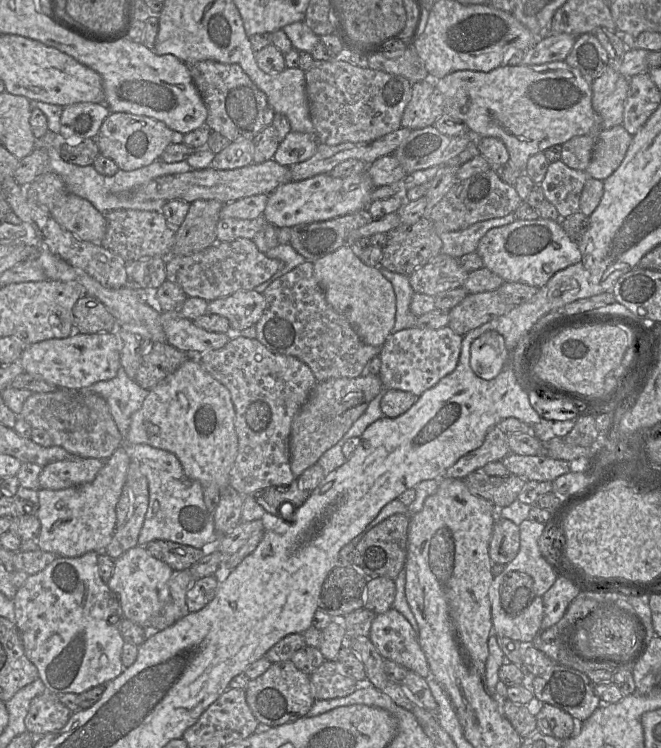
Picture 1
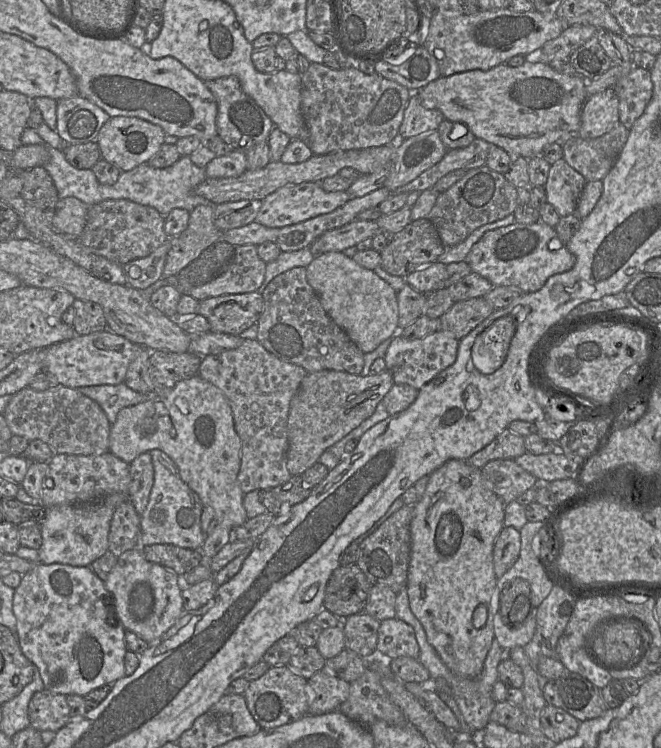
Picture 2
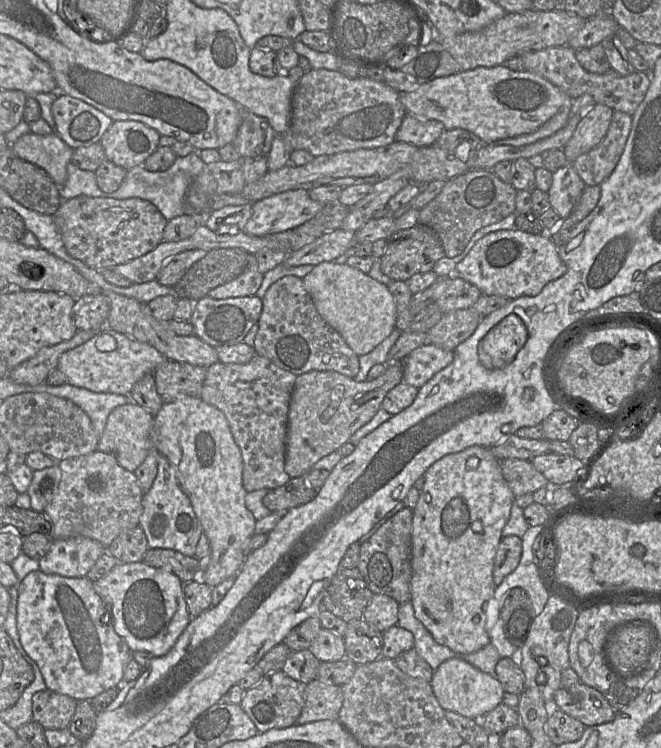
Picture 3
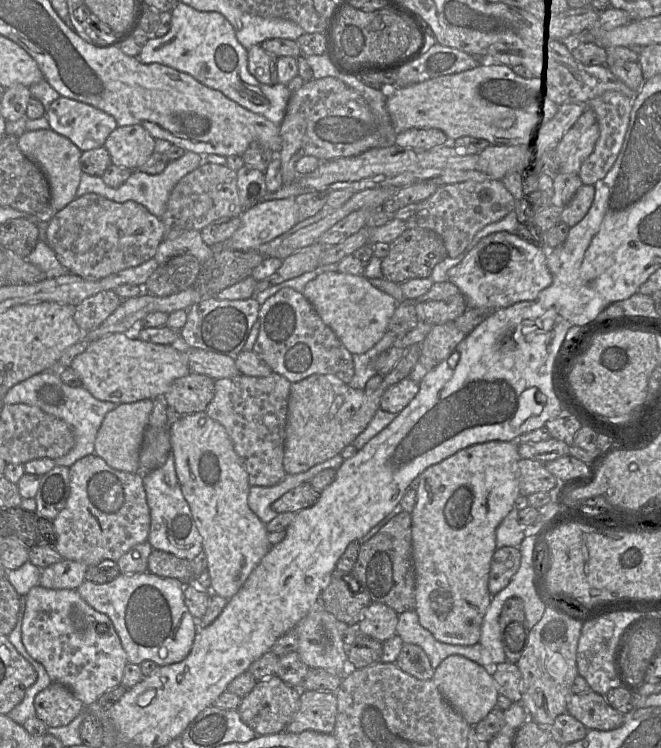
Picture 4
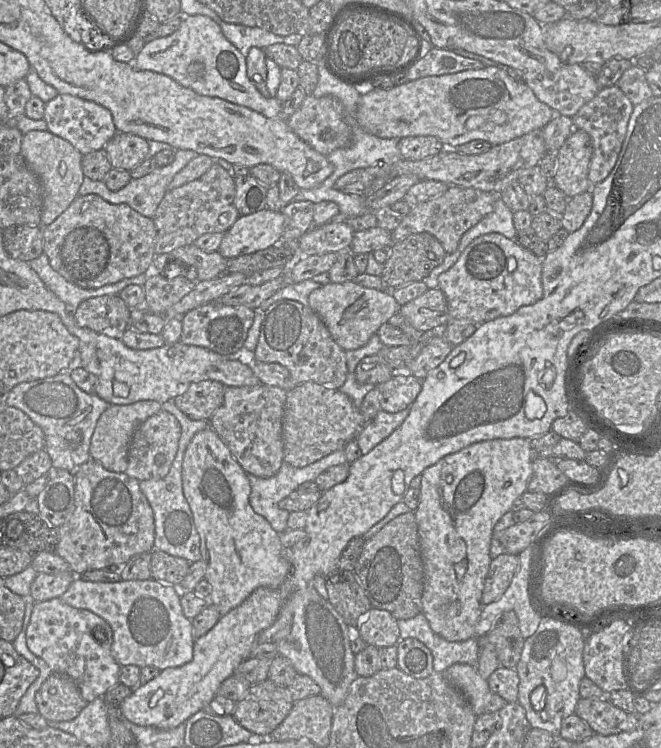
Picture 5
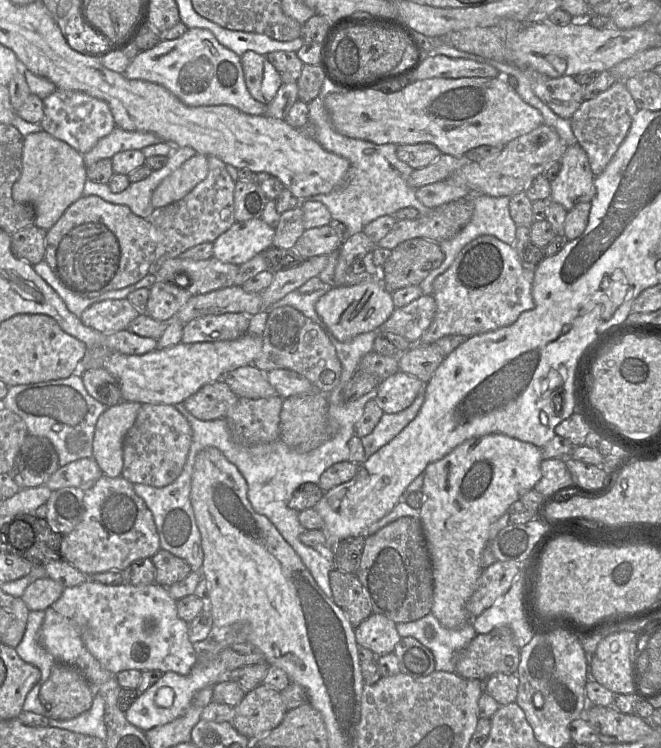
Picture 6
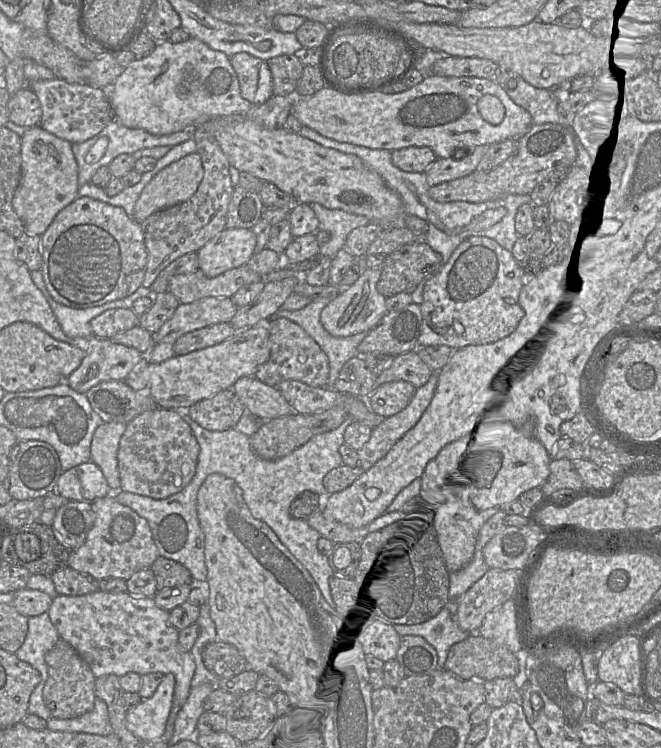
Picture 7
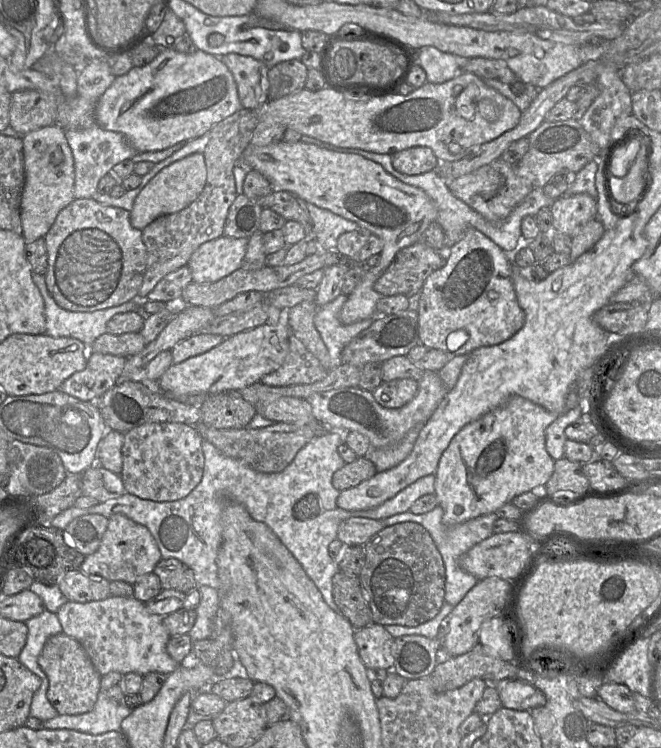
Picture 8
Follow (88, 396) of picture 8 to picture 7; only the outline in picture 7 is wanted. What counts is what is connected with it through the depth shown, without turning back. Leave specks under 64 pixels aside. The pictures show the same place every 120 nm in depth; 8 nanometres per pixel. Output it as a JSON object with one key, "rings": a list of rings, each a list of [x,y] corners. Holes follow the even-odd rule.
{"rings":[[[91,336],[86,342],[82,363],[66,382],[73,390],[86,394],[100,382],[125,380],[144,362],[146,355],[135,348],[114,343],[109,338]]]}

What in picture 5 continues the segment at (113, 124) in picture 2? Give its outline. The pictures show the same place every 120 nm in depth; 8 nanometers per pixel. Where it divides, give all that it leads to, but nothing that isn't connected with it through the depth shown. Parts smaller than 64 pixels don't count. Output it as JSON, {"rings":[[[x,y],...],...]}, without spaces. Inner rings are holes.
{"rings":[[[118,132],[105,145],[111,166],[131,171],[149,156],[149,141],[132,133]]]}

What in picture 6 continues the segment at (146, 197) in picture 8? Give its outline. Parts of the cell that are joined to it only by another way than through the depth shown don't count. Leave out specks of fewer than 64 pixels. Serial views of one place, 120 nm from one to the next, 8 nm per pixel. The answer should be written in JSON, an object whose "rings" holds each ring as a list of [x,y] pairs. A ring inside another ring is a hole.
{"rings":[[[195,154],[160,182],[151,197],[153,208],[160,208],[184,198],[207,174],[207,157]]]}

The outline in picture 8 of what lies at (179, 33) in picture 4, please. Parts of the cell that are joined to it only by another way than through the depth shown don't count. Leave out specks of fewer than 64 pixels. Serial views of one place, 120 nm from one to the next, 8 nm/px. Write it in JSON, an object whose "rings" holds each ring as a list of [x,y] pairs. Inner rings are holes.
{"rings":[[[161,49],[158,55],[147,65],[142,67],[132,67],[126,74],[116,77],[112,84],[106,89],[103,95],[97,100],[95,106],[95,120],[102,128],[119,132],[128,140],[137,152],[159,151],[169,148],[183,140],[193,140],[206,134],[215,124],[239,111],[242,105],[239,101],[237,86],[233,75],[224,65],[220,58],[196,50],[193,53],[181,53],[175,49]]]}

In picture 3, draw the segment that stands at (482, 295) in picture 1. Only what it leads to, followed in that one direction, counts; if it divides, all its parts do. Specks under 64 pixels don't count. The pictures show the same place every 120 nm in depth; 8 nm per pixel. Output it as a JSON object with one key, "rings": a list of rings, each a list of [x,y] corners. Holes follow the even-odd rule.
{"rings":[[[473,308],[444,313],[438,323],[428,331],[428,342],[454,351],[474,333],[482,318]]]}

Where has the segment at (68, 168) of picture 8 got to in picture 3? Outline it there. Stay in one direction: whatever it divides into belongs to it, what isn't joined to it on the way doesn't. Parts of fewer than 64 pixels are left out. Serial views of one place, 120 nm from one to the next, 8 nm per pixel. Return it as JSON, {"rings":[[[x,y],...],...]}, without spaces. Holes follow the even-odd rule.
{"rings":[[[55,132],[48,135],[28,133],[10,144],[11,150],[18,158],[44,169],[55,184],[62,186],[67,178],[67,165],[71,162],[73,150]]]}

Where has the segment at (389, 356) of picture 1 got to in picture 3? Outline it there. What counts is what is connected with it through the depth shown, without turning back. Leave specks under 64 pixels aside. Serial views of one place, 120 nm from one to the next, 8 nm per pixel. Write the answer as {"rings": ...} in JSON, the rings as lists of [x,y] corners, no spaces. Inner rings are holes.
{"rings":[[[426,343],[412,350],[403,361],[403,381],[421,388],[437,372],[447,367],[454,358],[453,351]]]}

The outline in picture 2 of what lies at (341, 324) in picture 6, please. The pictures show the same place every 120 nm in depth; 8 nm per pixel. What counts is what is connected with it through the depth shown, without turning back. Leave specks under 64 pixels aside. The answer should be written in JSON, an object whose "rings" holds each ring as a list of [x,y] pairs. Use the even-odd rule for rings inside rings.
{"rings":[[[342,251],[315,257],[306,267],[306,278],[328,316],[364,354],[398,333],[397,292],[373,270],[358,265]]]}

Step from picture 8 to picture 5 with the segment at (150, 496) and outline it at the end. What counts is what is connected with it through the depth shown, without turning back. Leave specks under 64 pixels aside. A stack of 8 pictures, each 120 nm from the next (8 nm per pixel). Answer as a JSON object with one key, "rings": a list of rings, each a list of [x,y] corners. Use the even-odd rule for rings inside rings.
{"rings":[[[160,410],[141,423],[128,447],[128,466],[125,473],[139,481],[164,478],[176,457],[181,437],[181,426],[169,412]]]}

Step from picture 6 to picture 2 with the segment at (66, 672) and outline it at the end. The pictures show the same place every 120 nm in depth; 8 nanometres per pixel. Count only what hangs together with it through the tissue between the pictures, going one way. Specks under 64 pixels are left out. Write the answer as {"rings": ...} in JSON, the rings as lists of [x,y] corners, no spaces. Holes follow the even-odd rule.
{"rings":[[[43,689],[32,696],[28,714],[30,726],[34,729],[56,732],[70,720],[70,707],[66,695]]]}

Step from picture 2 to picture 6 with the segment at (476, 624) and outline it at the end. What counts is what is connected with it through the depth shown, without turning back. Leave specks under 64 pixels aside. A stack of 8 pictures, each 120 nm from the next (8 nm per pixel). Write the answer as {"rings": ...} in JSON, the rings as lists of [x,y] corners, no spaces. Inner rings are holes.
{"rings":[[[489,434],[469,439],[442,459],[426,466],[421,491],[424,502],[420,520],[432,563],[434,597],[431,614],[447,629],[459,629],[471,623],[466,604],[476,589],[482,568],[482,552],[488,543],[489,528],[515,502],[534,489],[541,478],[541,448],[504,434]]]}

